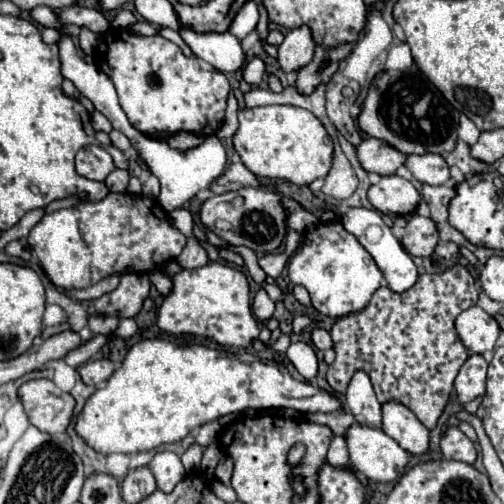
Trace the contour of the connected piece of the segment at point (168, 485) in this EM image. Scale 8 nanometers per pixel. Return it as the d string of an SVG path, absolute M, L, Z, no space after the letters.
M158 452L148 468L152 470L158 488L166 494L170 494L186 474L180 458L174 452Z

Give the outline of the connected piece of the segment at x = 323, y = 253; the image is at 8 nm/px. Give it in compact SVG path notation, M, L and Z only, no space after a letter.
M320 222L314 230L304 234L302 244L294 252L288 264L288 278L292 284L300 284L310 292L312 306L330 318L342 318L346 314L360 312L380 288L382 272L366 248L344 230L344 226L334 222Z

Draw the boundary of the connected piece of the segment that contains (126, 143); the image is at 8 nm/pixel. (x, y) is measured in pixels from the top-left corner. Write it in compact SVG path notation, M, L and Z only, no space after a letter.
M112 130L112 132L110 132L110 138L112 138L112 144L114 144L116 148L120 148L122 152L130 152L132 144L130 144L130 140L128 140L120 130Z

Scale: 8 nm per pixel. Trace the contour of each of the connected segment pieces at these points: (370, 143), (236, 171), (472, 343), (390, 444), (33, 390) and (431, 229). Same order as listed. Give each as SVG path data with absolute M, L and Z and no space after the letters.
M376 138L364 140L360 148L356 148L356 152L362 168L366 172L376 172L380 176L396 174L396 170L406 162L406 156L400 150Z
M242 162L230 164L230 166L224 170L224 174L218 176L218 180L216 180L216 184L220 184L220 186L226 186L228 182L240 182L242 186L256 186L256 188L260 186L258 180L256 180L256 176L254 176Z
M480 306L464 310L456 318L456 330L462 344L472 354L490 354L500 336L498 322L492 316L488 316Z
M352 424L346 432L352 464L372 482L394 482L408 466L408 452L382 430Z
M40 378L20 386L20 398L30 422L48 434L66 434L74 422L76 400L72 394L62 392L52 380Z
M412 214L406 224L406 234L402 238L402 246L410 256L432 256L434 248L438 246L438 230L430 218Z

